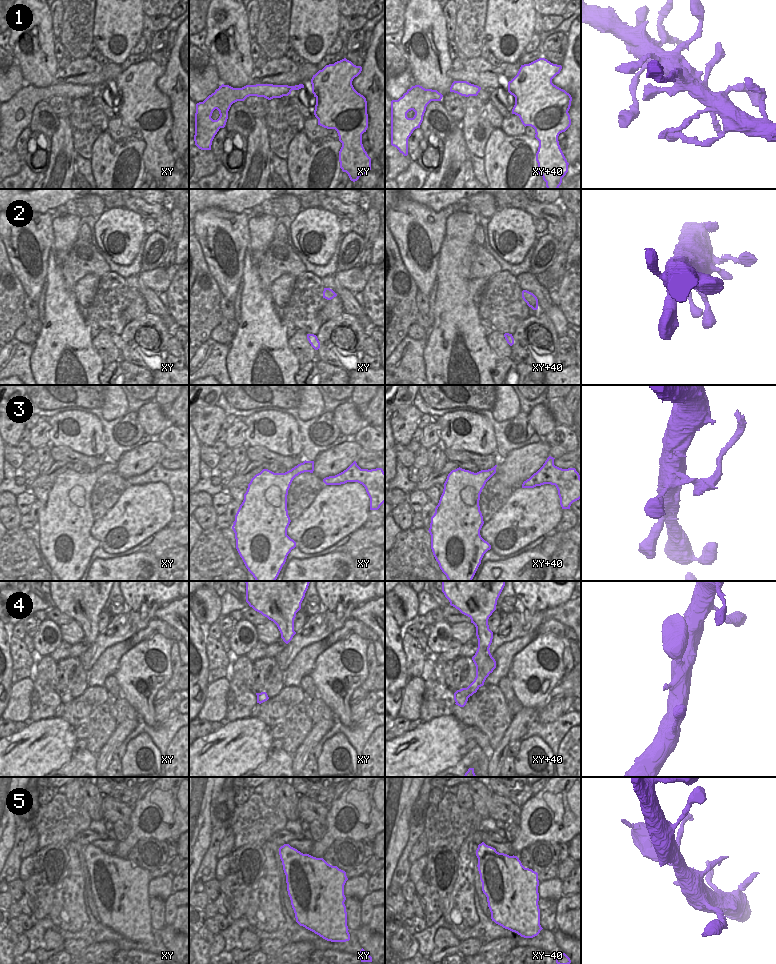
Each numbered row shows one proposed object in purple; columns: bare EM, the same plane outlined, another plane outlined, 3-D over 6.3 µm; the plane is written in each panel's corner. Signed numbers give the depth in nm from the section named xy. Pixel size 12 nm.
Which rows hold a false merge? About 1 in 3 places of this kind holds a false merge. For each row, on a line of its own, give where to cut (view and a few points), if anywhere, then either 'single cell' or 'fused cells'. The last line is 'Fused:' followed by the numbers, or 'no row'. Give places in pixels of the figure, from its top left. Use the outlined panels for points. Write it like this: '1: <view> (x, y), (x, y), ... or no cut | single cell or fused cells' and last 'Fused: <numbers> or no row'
1: no cut | single cell
2: no cut | single cell
3: xy (291, 469), (294, 477) | fused cells
4: no cut | single cell
5: no cut | single cell
Fused: 3

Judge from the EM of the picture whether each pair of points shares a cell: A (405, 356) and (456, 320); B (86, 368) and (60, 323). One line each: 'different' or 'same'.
A: different
B: same

